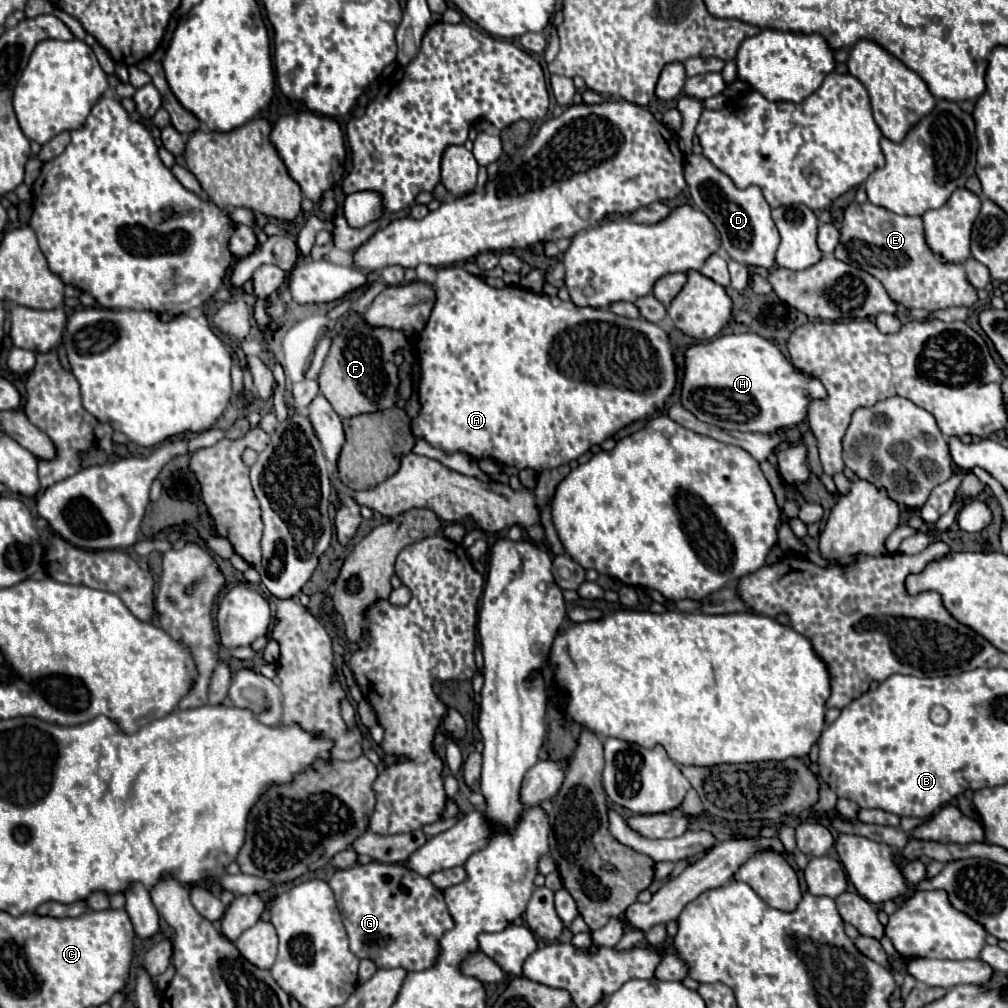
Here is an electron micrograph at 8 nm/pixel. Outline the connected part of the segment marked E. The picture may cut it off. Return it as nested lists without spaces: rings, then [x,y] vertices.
[[[852,202],[844,212],[840,234],[842,238],[834,250],[834,256],[850,266],[858,266],[860,270],[876,276],[888,290],[890,298],[908,310],[940,310],[948,306],[970,308],[978,300],[978,290],[968,282],[964,264],[942,264],[940,258],[930,252],[924,242],[922,218],[918,216],[898,216],[870,202]]]

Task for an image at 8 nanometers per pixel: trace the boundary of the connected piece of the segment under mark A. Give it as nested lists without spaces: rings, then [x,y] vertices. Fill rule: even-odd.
[[[460,266],[450,268],[438,268],[438,276],[432,282],[436,292],[436,304],[434,310],[426,322],[426,326],[412,336],[412,344],[418,350],[420,360],[420,384],[418,384],[418,400],[420,400],[420,412],[416,418],[410,418],[410,426],[414,430],[416,438],[426,440],[430,446],[442,450],[444,454],[462,452],[476,460],[490,458],[494,462],[514,466],[518,470],[532,468],[536,472],[558,468],[562,464],[570,464],[572,460],[580,458],[590,450],[594,444],[602,444],[606,438],[612,438],[620,428],[632,424],[634,420],[654,416],[664,410],[666,398],[672,394],[676,384],[676,366],[674,366],[674,346],[670,344],[668,334],[658,328],[656,324],[644,320],[644,318],[622,318],[608,310],[594,310],[590,306],[584,306],[578,310],[574,302],[564,302],[558,296],[546,296],[546,294],[534,294],[520,286],[504,286],[504,288],[492,288],[478,276],[468,274]]]

